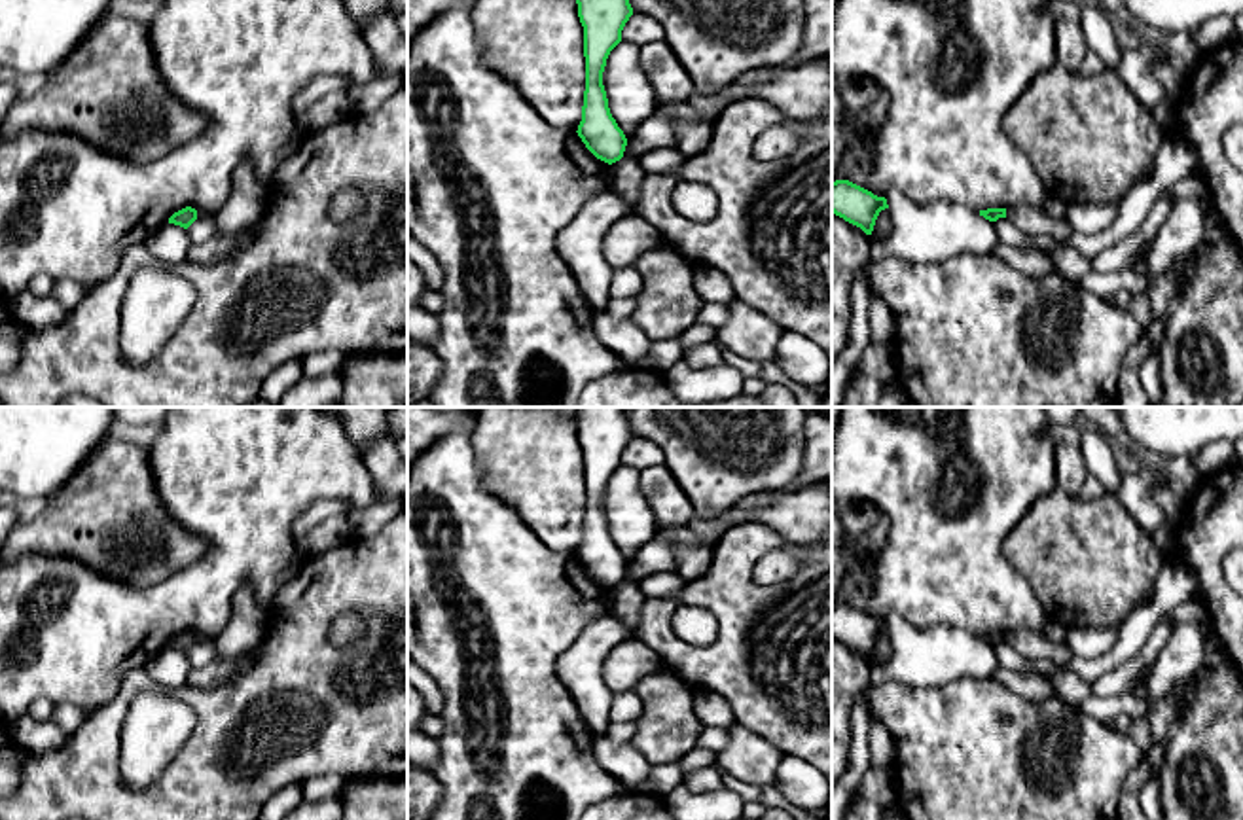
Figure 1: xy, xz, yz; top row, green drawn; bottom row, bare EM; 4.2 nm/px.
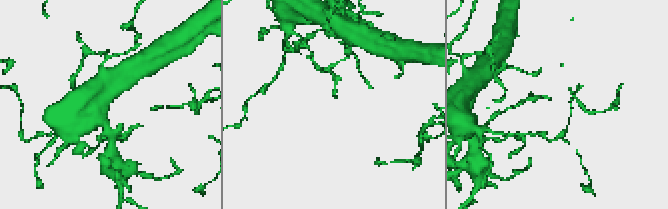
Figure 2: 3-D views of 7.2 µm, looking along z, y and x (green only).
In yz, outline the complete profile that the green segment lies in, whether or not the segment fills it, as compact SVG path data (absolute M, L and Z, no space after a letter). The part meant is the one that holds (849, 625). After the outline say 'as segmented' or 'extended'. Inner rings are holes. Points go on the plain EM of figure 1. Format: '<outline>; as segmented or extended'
M849 604L832 606L832 636L866 659L872 659L875 644L885 633L889 633L885 621L877 621Z; as segmented

